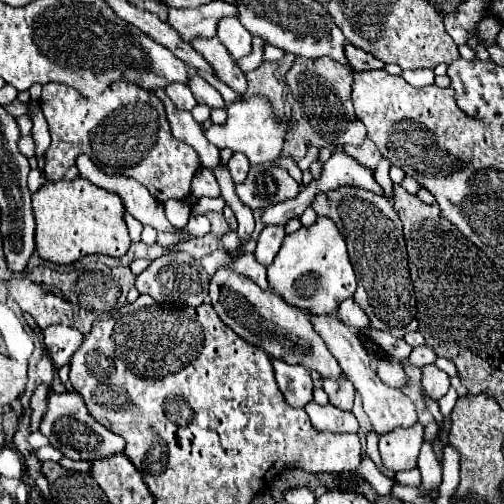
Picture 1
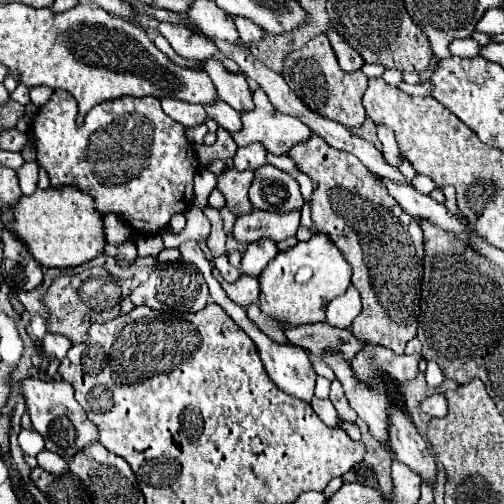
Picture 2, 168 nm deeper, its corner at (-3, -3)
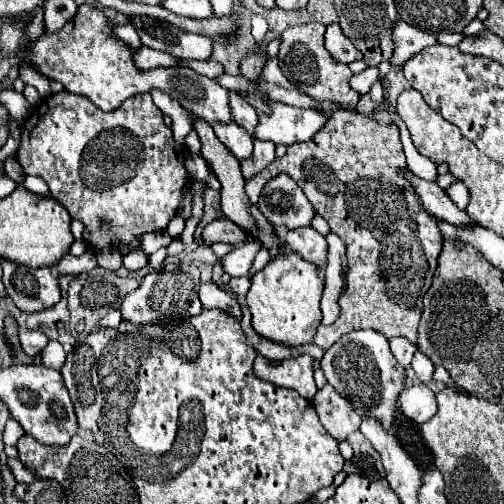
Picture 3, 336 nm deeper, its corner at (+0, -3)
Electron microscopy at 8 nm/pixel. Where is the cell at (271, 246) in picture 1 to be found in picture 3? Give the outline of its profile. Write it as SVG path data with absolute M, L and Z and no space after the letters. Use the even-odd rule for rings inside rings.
M252 239L250 243L236 247L232 253L228 253L226 257L222 257L222 265L224 271L230 277L248 277L250 275L250 267L254 263L256 253L262 249L262 243L258 243L256 239Z

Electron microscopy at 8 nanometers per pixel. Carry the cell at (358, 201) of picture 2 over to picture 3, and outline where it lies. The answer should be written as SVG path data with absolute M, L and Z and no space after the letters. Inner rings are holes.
M338 109L326 121L326 125L314 135L308 143L294 143L288 147L282 159L274 159L260 175L254 175L246 181L244 191L252 205L258 203L258 195L262 183L266 179L288 173L298 187L304 191L314 211L326 219L330 231L336 233L348 247L348 289L342 295L342 315L330 327L320 325L314 335L314 343L322 349L332 347L342 335L354 329L372 329L382 333L386 339L406 337L416 343L418 321L422 313L422 297L430 287L430 279L436 271L438 251L442 247L442 235L438 235L438 227L434 227L434 219L420 205L414 191L406 187L398 169L406 167L406 157L400 143L400 133L394 123L376 123L356 111Z

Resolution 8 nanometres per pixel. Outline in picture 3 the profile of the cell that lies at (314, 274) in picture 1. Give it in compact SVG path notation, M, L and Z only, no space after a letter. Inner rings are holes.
M290 251L286 255L270 259L268 265L262 271L254 273L252 279L250 279L252 281L250 291L246 293L246 305L252 313L252 327L256 329L256 333L266 337L266 339L286 343L286 345L292 345L292 347L310 343L312 337L316 335L320 321L322 321L320 297L322 297L322 291L324 291L324 277L320 275L320 271L322 269L318 265L314 265L314 263L306 261L302 255L296 255L294 251Z

